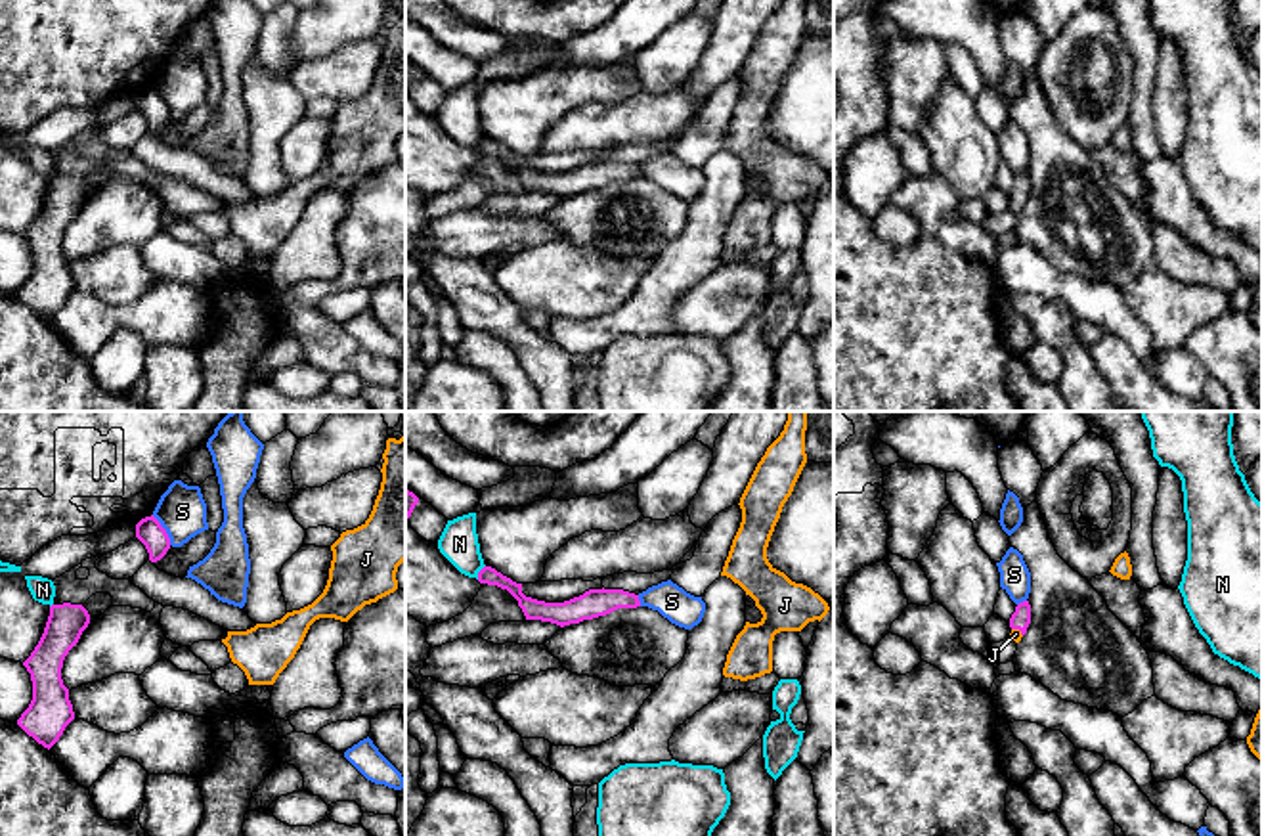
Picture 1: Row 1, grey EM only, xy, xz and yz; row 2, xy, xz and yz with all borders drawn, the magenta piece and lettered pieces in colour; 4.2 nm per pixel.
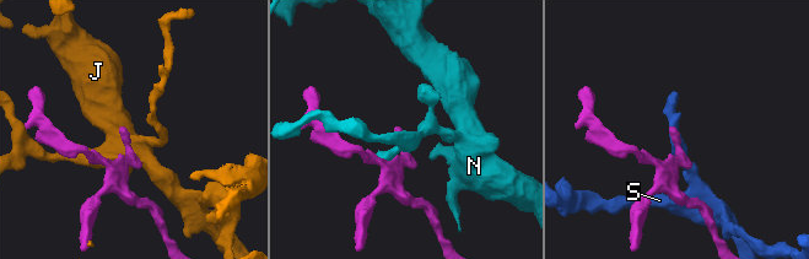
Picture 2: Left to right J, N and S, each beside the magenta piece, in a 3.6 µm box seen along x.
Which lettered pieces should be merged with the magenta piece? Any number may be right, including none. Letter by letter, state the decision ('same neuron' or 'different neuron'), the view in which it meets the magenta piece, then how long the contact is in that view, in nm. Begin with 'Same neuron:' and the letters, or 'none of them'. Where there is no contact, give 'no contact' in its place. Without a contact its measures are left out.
Same neuron: J
J: same neuron | yz | 60 nm
N: different neuron | xz | 70 nm
S: different neuron | xy | 150 nm

